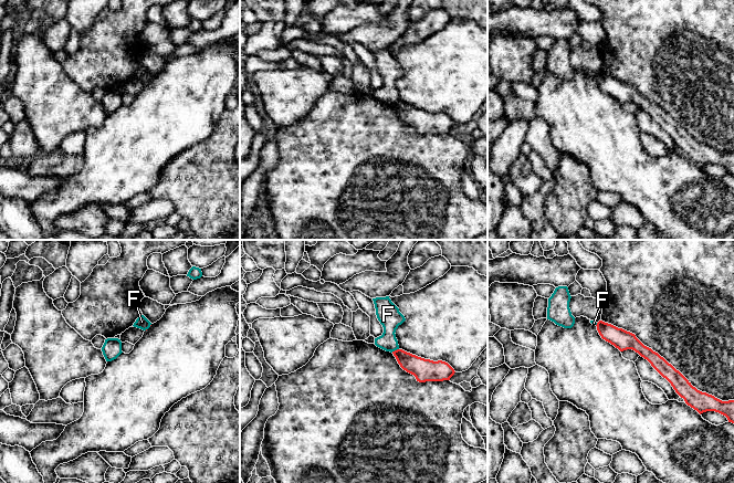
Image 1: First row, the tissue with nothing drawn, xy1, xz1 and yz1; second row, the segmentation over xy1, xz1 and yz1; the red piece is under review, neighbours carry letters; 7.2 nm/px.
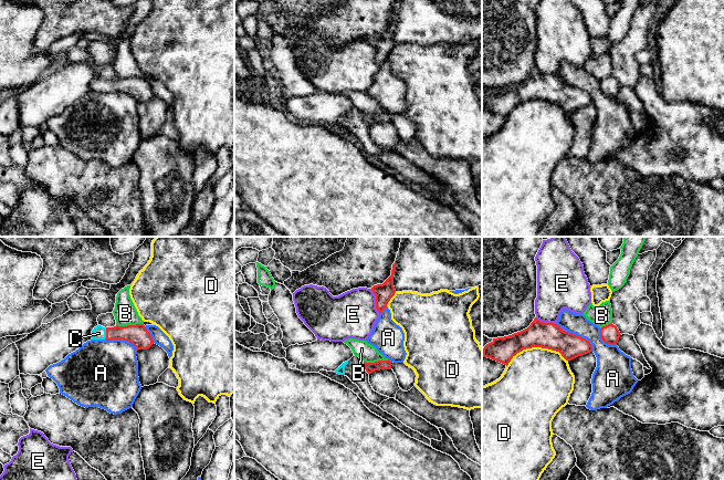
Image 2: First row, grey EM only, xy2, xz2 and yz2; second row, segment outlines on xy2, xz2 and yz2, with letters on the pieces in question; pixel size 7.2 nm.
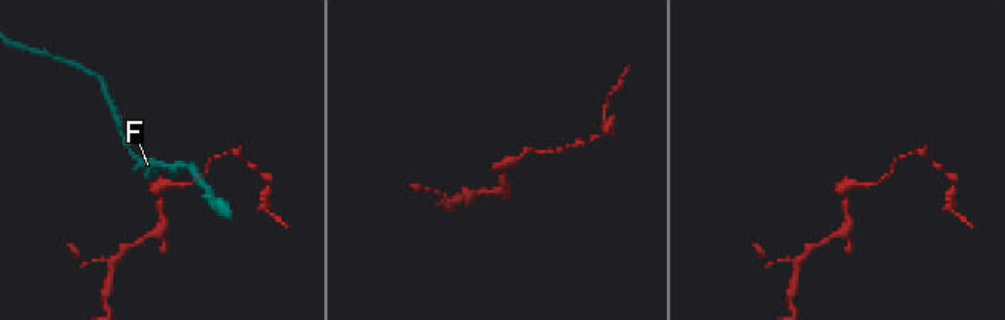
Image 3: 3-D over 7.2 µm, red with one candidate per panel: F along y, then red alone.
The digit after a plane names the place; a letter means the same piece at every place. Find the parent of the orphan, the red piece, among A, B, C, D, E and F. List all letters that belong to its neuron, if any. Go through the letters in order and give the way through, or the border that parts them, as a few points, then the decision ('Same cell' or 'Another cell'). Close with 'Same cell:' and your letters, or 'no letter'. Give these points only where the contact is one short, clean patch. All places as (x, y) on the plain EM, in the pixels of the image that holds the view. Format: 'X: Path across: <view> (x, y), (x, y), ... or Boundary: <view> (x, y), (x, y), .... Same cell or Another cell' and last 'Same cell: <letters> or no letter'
A: Another cell
B: Boundary: xy2 (143, 75), (116, 77). Another cell
C: Path across: xy2 (138, 87), (132, 85), (106, 86), (98, 85). Same cell
D: Another cell
E: Boundary: xz2 (370, 41), (375, 48), (375, 60), (379, 64). Another cell
F: Boundary: xz1 (398, 101), (391, 104). Another cell
Same cell: C

